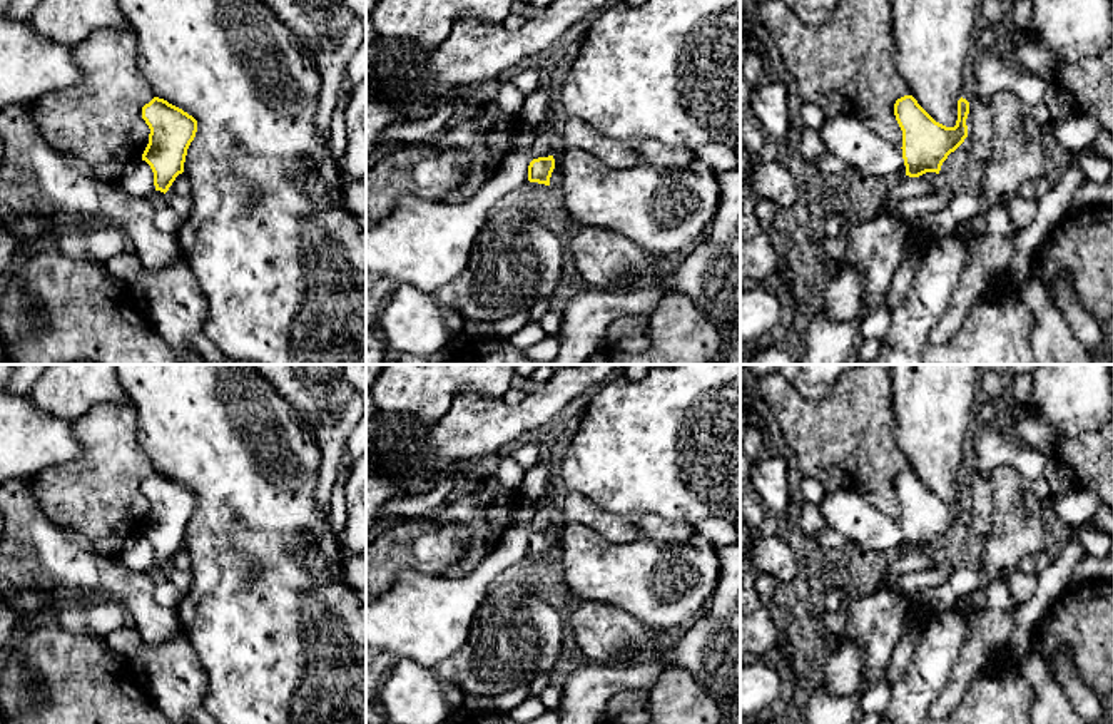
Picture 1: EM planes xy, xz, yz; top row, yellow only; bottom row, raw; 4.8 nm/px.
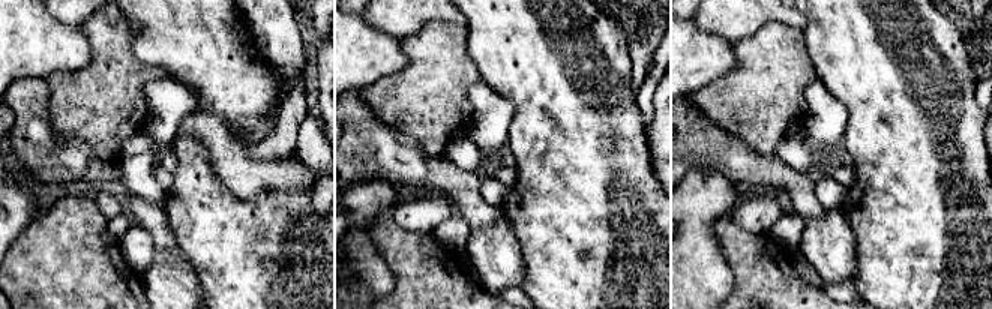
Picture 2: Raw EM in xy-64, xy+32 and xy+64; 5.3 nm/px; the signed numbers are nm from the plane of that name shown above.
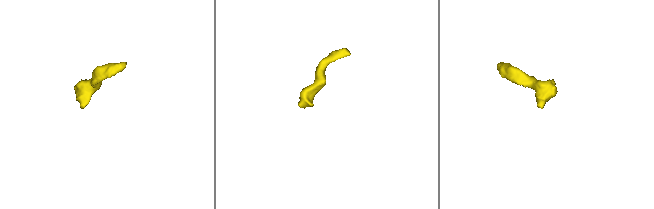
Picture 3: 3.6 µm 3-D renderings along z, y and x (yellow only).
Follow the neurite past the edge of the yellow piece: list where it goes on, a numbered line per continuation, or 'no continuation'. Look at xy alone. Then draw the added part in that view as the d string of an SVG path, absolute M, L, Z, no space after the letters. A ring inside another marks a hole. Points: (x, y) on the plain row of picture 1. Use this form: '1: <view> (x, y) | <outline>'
1: xy (166, 594) | M154 565L154 568L149 572L155 582L154 599L159 605L174 609L182 600L184 592L180 592L170 580L165 579L164 570L164 567Z

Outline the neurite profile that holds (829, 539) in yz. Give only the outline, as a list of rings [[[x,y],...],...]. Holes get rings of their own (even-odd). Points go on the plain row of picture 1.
[[[827,527],[816,537],[807,537],[814,552],[817,550],[831,550],[831,552],[842,552],[854,545],[847,537],[839,533],[837,530]]]

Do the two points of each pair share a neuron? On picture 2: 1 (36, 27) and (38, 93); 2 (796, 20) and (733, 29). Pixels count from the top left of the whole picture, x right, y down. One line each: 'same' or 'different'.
1: different
2: same

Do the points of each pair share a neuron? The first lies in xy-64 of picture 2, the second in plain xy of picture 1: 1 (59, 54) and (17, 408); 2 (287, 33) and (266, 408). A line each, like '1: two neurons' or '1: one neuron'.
1: one neuron
2: two neurons

